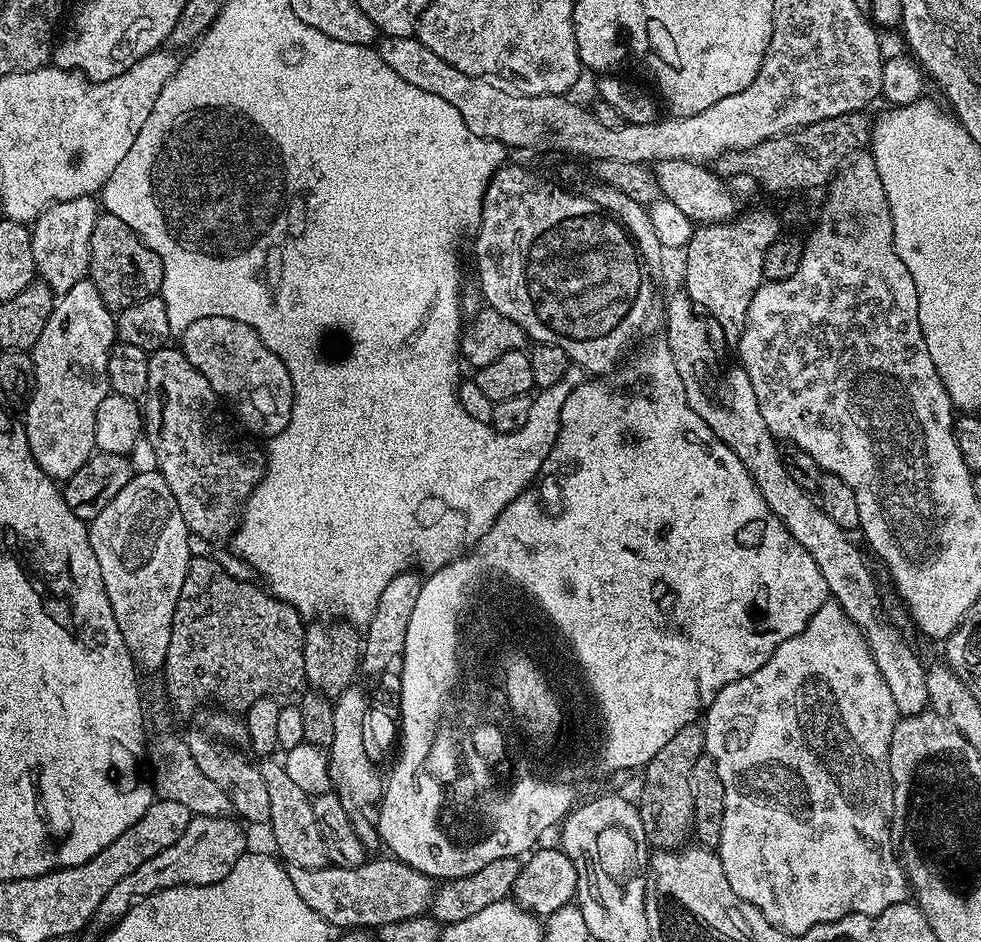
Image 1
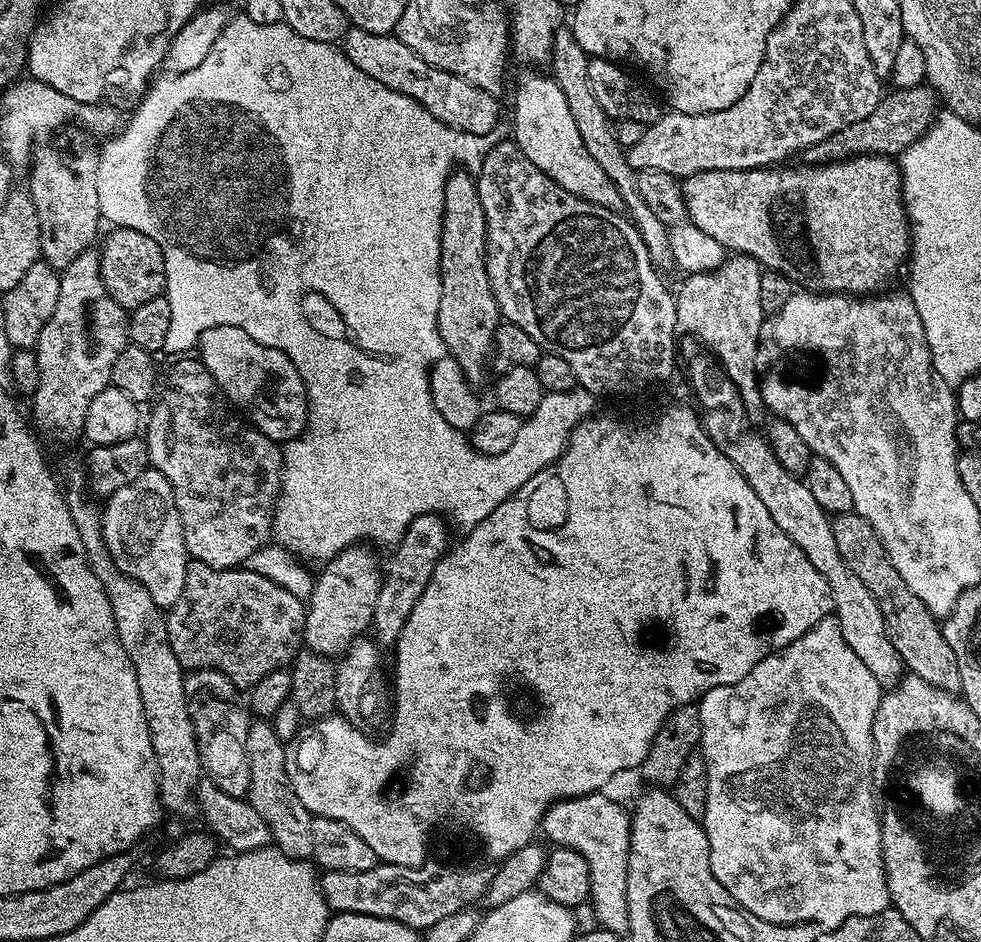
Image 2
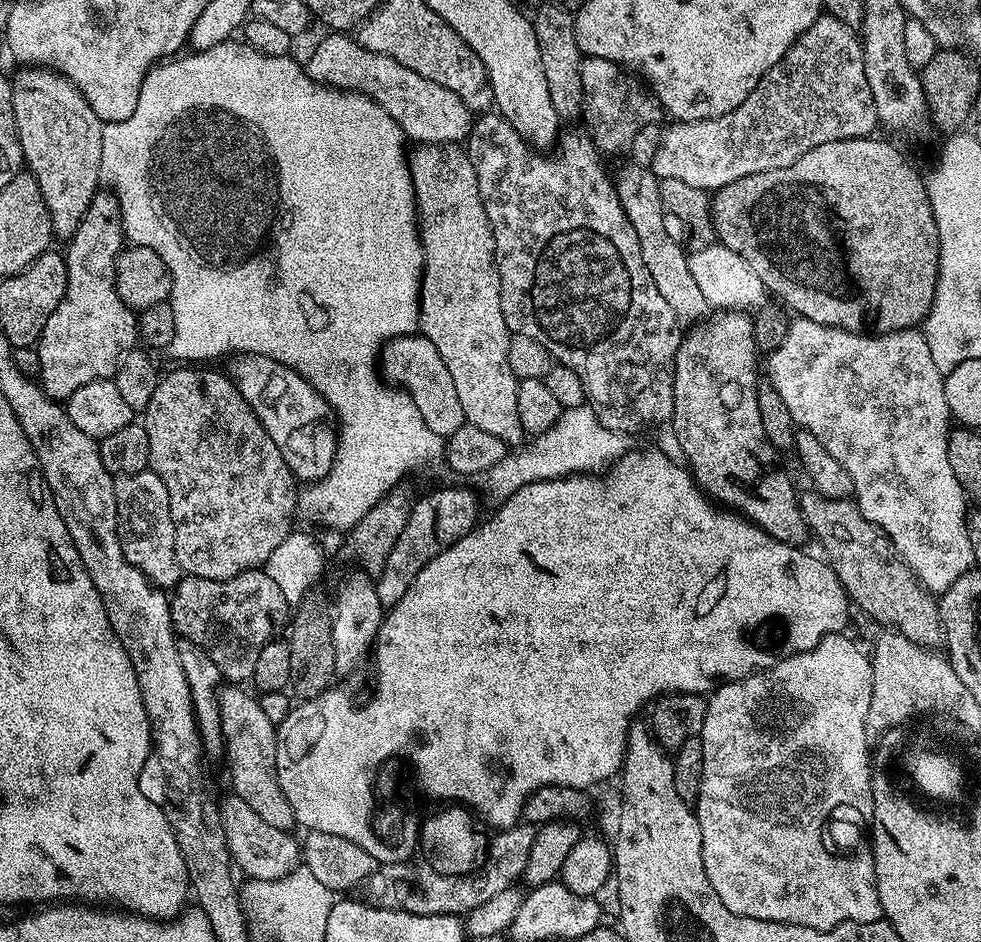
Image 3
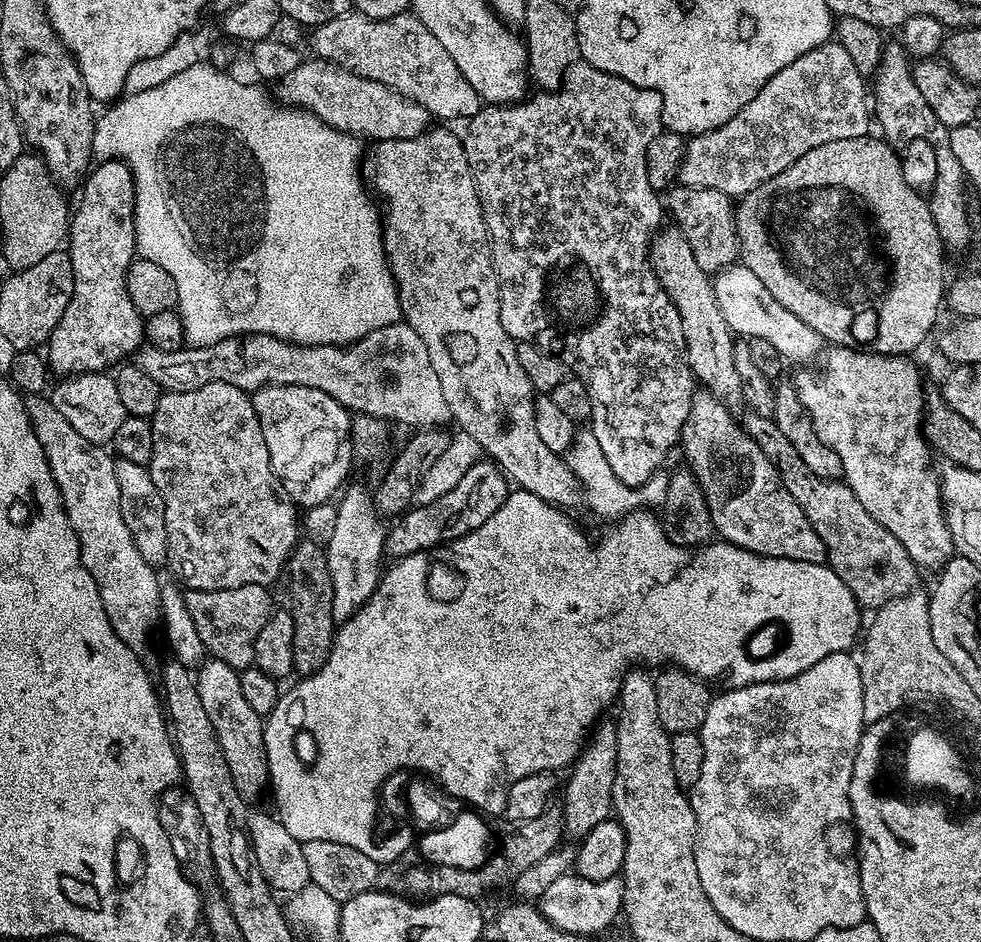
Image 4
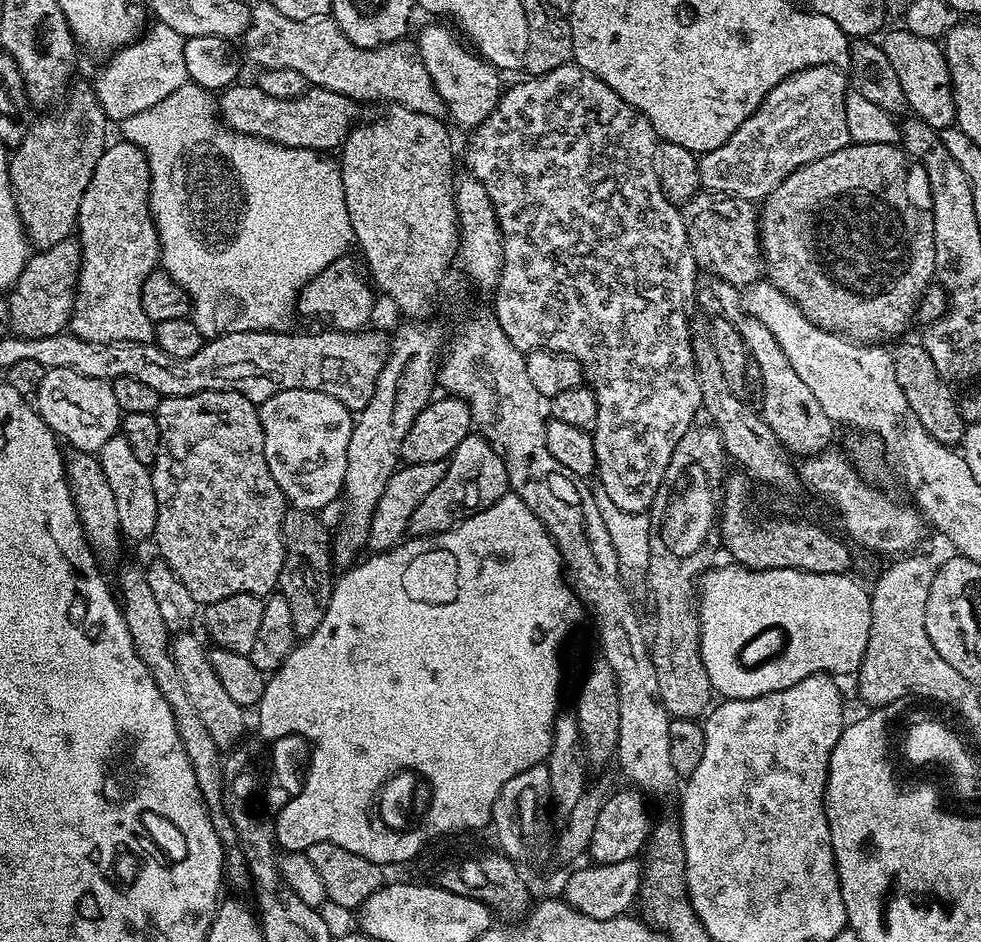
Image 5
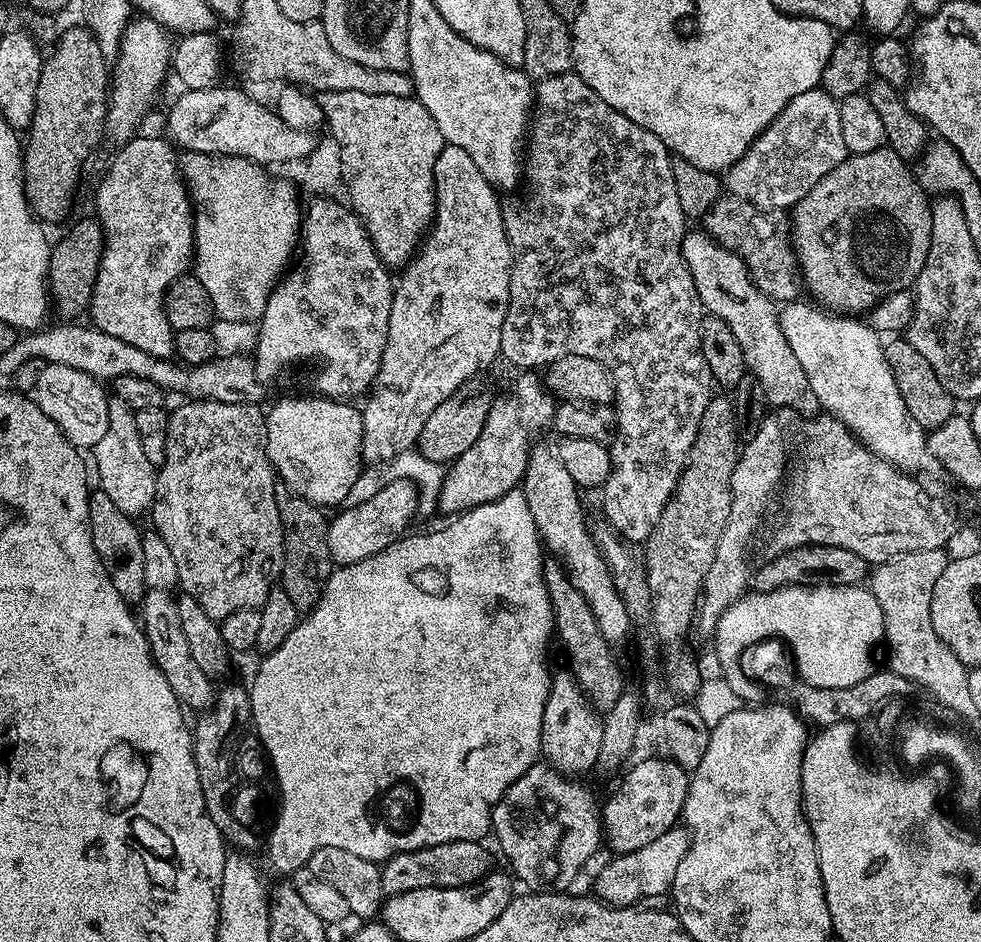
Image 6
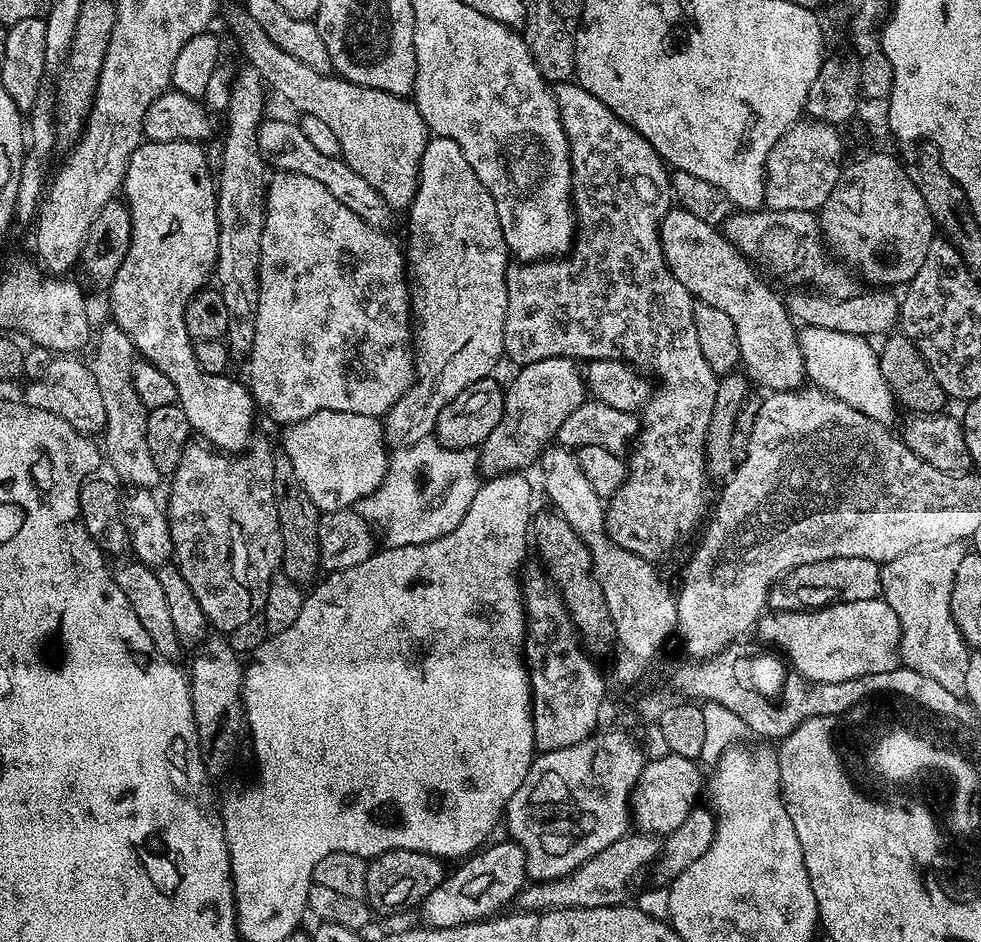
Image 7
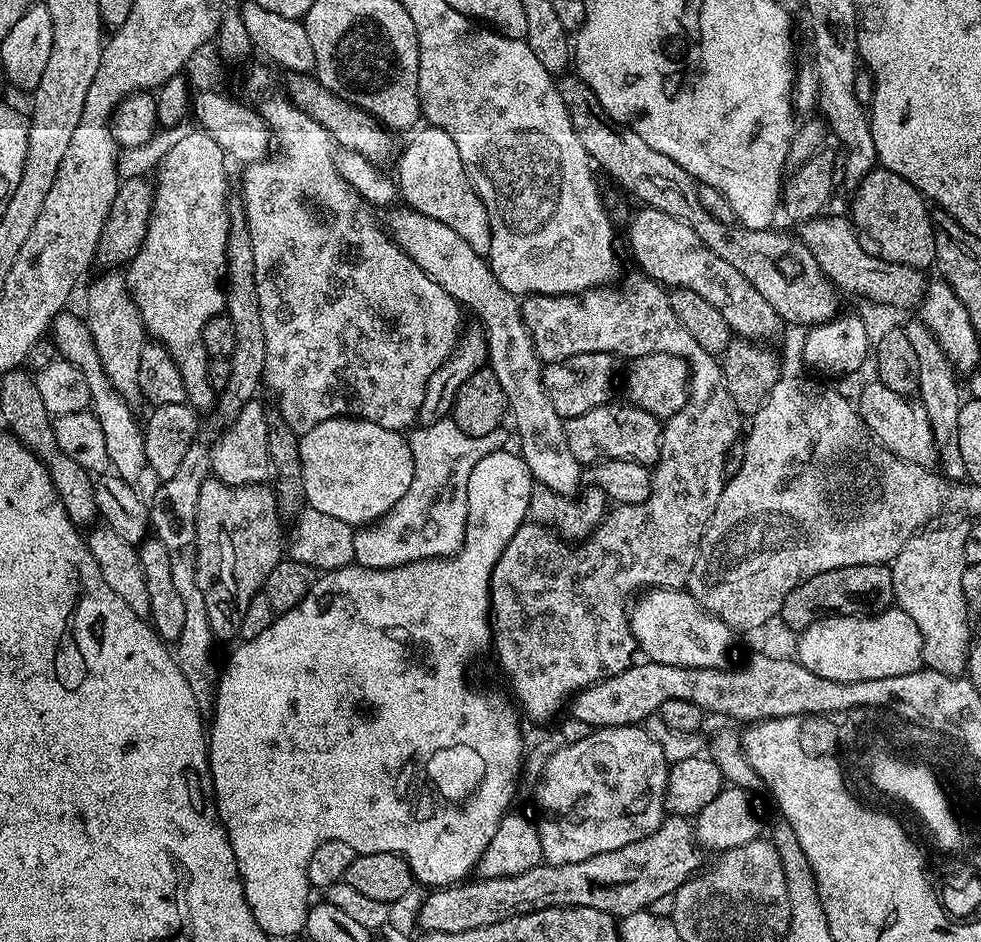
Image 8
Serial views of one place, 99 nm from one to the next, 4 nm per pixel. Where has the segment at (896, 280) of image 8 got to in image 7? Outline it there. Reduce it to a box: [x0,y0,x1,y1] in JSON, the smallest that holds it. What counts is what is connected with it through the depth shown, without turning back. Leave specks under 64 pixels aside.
[722,206,862,298]

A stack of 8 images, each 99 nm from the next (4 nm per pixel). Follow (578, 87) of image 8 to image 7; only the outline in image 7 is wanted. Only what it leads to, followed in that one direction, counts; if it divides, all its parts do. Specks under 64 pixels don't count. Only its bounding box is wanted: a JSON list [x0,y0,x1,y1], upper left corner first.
[786,290,900,338]

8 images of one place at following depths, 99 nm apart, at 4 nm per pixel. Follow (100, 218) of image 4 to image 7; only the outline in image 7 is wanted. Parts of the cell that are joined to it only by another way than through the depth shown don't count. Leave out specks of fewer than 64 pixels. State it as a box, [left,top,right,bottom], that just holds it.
[106,140,258,452]

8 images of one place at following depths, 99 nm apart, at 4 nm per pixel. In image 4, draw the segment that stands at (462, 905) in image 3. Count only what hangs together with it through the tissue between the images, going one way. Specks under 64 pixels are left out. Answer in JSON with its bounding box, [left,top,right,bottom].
[379,806,565,900]

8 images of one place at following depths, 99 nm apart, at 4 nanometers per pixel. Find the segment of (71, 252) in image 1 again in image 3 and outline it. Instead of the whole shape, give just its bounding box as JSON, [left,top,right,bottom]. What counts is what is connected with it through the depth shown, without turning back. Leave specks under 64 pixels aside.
[12,66,104,242]

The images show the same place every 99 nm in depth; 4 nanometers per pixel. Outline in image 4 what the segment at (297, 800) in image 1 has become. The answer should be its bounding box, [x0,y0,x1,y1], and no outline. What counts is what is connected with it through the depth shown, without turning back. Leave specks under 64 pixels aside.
[196,659,270,802]

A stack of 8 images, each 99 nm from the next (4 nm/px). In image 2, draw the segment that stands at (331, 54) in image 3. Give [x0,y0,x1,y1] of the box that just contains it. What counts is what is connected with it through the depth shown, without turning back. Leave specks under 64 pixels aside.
[342,27,497,136]

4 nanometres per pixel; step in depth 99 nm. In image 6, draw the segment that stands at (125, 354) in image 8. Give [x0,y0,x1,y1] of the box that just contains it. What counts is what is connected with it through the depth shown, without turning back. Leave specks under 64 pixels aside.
[94,395,157,518]

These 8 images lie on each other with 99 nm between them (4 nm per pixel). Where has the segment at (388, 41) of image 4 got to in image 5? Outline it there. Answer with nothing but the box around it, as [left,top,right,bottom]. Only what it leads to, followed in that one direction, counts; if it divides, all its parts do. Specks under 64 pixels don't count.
[242,2,446,117]

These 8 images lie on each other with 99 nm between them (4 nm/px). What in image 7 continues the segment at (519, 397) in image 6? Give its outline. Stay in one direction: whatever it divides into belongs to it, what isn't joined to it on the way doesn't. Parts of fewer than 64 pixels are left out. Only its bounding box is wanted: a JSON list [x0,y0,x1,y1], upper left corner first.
[478,354,586,478]

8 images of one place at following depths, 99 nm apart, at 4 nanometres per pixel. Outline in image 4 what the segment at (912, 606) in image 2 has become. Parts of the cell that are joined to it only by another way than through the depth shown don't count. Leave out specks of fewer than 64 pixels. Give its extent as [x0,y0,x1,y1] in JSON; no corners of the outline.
[742,414,918,610]

